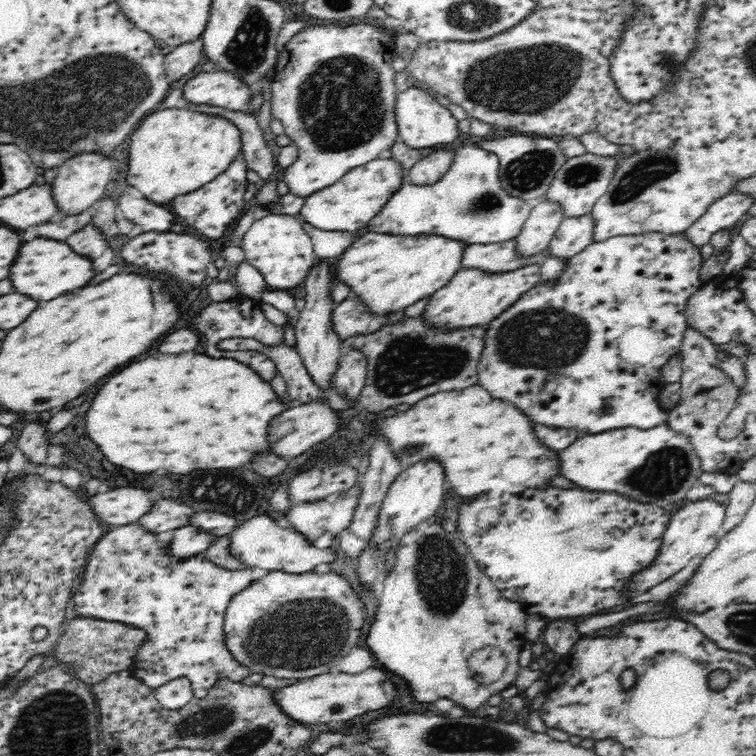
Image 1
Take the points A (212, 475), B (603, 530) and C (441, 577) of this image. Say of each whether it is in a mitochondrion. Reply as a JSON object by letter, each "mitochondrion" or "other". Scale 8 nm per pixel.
{"A":"mitochondrion","B":"mitochondrion","C":"mitochondrion"}

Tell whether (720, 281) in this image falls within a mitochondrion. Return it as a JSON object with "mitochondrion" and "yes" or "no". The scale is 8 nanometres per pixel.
{"mitochondrion":"no"}

